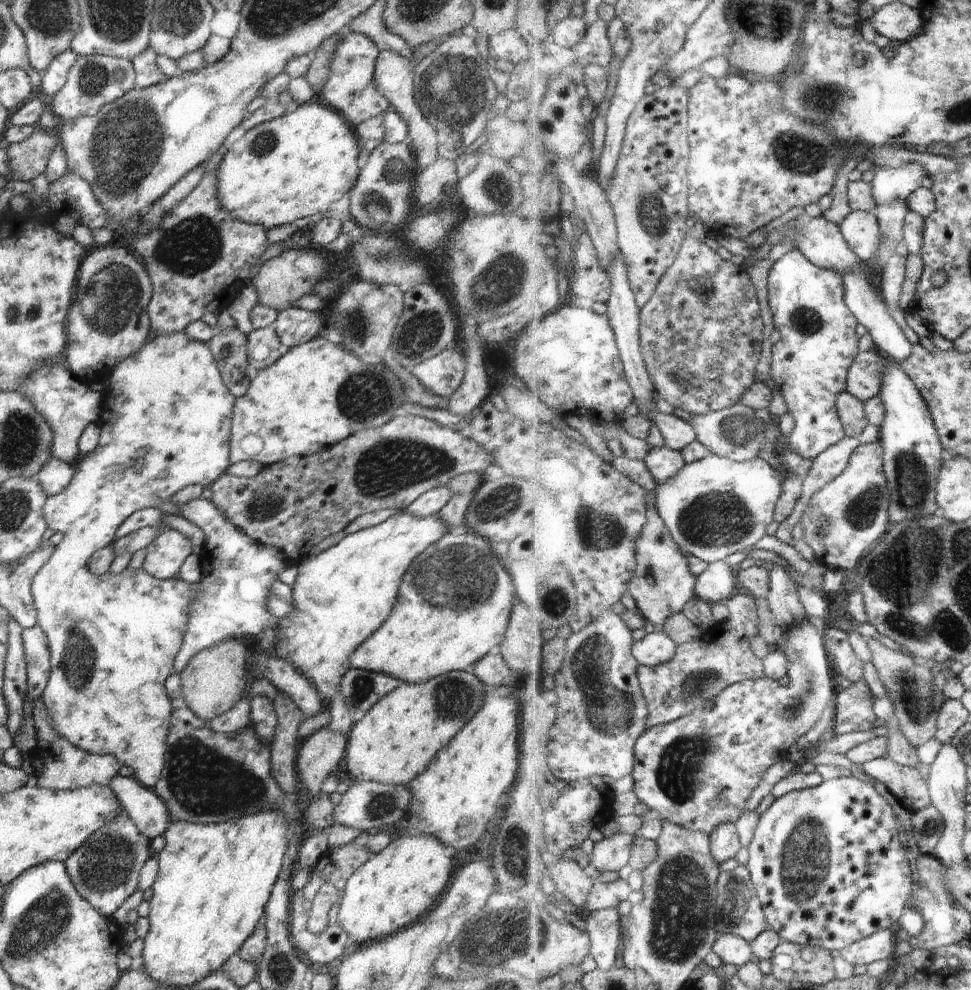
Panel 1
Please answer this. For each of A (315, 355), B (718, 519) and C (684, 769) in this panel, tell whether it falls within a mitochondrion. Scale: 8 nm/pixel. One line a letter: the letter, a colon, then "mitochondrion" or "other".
A: other
B: mitochondrion
C: mitochondrion

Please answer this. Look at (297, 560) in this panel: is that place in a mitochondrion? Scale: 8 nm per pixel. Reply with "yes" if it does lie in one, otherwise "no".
no

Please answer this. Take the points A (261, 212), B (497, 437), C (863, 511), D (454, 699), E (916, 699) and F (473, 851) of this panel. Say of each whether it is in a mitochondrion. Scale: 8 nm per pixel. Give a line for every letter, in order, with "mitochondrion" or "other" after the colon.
A: other
B: other
C: mitochondrion
D: mitochondrion
E: mitochondrion
F: other

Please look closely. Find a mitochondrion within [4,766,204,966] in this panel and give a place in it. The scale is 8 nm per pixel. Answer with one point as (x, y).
(39, 928)

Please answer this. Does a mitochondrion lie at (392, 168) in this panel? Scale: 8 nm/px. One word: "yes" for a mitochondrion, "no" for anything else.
yes

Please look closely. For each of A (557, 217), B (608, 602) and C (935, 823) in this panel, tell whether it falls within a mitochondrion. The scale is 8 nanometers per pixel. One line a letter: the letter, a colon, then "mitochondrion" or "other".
A: other
B: other
C: mitochondrion

